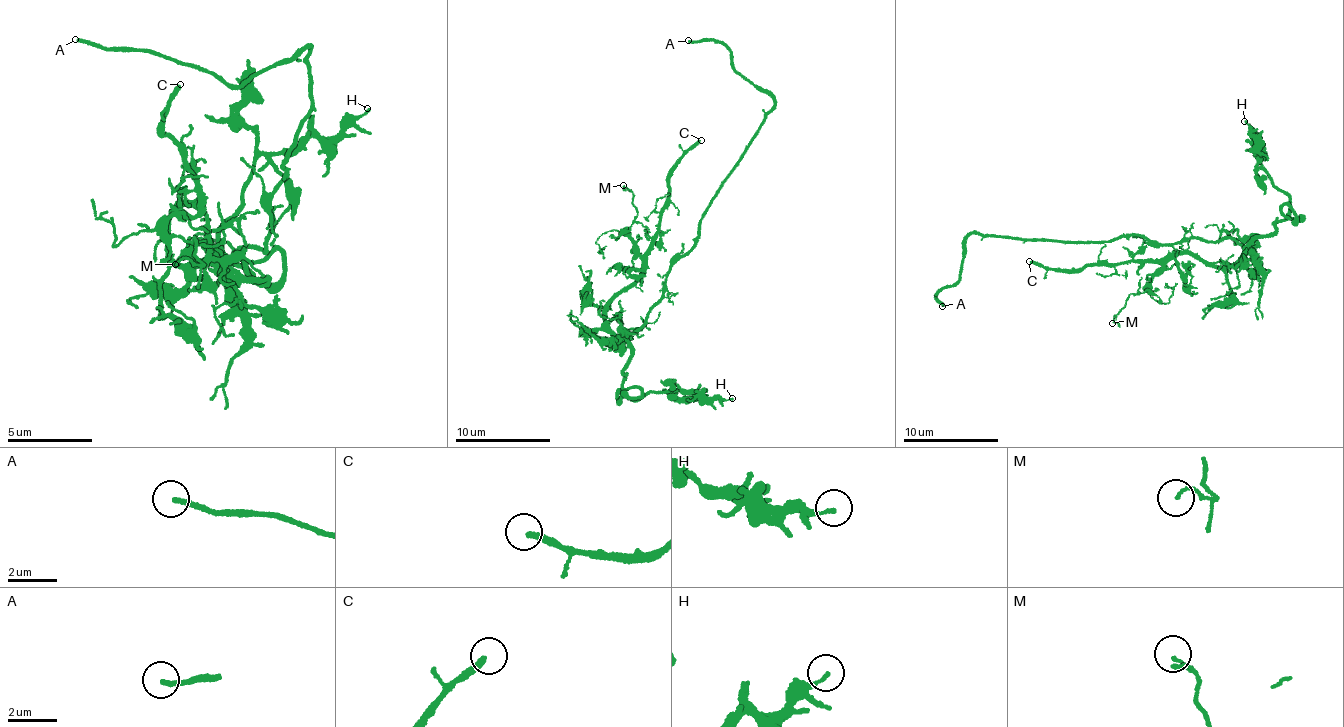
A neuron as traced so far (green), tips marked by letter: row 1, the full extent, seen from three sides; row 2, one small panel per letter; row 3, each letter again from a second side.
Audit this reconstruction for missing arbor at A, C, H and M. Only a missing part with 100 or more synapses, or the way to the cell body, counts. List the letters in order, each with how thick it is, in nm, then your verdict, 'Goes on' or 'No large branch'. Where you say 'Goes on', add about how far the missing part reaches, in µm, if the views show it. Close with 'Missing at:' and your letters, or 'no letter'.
A: Thickness 190 nm. Goes on. Missing length about 15 µm
C: Thickness 240 nm. No large branch
H: Thickness 130 nm. No large branch
M: Thickness 120 nm. No large branch
Missing at: A

